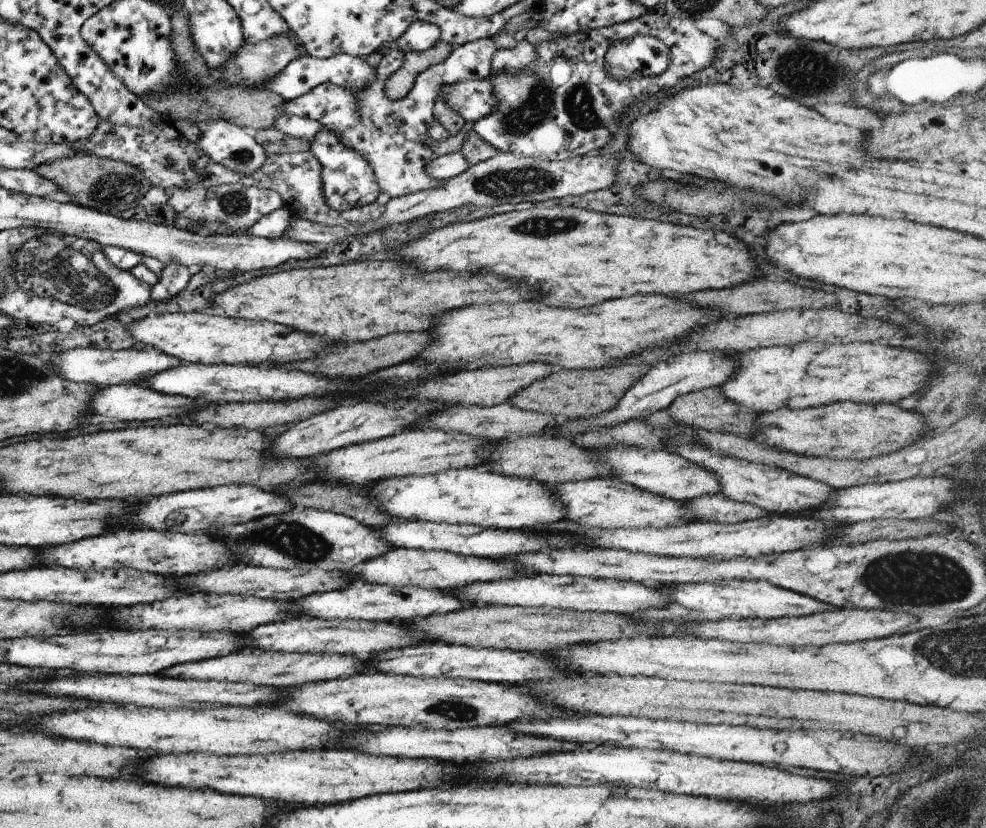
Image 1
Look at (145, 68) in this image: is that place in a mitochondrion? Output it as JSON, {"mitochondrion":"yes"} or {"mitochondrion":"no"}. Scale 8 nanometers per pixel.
{"mitochondrion":"no"}

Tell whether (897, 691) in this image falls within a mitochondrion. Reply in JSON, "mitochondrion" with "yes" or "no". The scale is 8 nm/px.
{"mitochondrion":"no"}

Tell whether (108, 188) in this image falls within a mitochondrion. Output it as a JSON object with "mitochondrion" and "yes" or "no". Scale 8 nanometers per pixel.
{"mitochondrion":"yes"}

